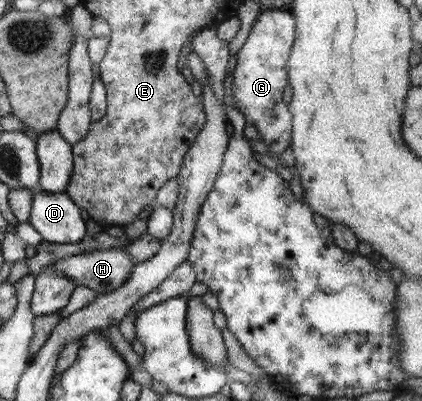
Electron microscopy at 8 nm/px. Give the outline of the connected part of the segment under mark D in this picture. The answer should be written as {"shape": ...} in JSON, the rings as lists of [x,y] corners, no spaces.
{"shape":[[[35,192],[28,219],[44,241],[74,244],[87,240],[87,217],[81,208],[62,192]]]}

